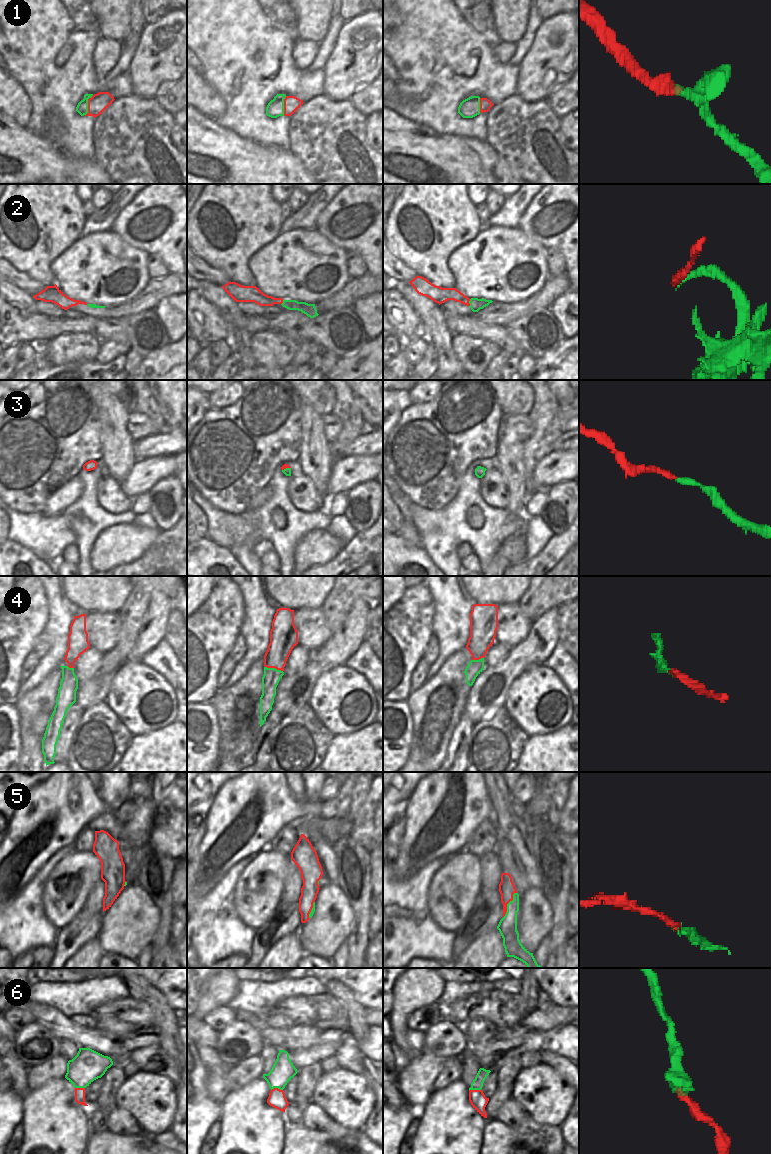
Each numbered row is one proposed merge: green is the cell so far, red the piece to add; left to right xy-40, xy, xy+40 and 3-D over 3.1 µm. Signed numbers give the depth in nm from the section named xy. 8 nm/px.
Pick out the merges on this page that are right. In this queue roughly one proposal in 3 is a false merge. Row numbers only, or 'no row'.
1, 3, 4, 5, 6

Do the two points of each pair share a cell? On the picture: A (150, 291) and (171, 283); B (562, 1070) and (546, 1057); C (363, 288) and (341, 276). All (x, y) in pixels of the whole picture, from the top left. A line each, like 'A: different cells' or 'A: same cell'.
A: same cell
B: same cell
C: different cells

